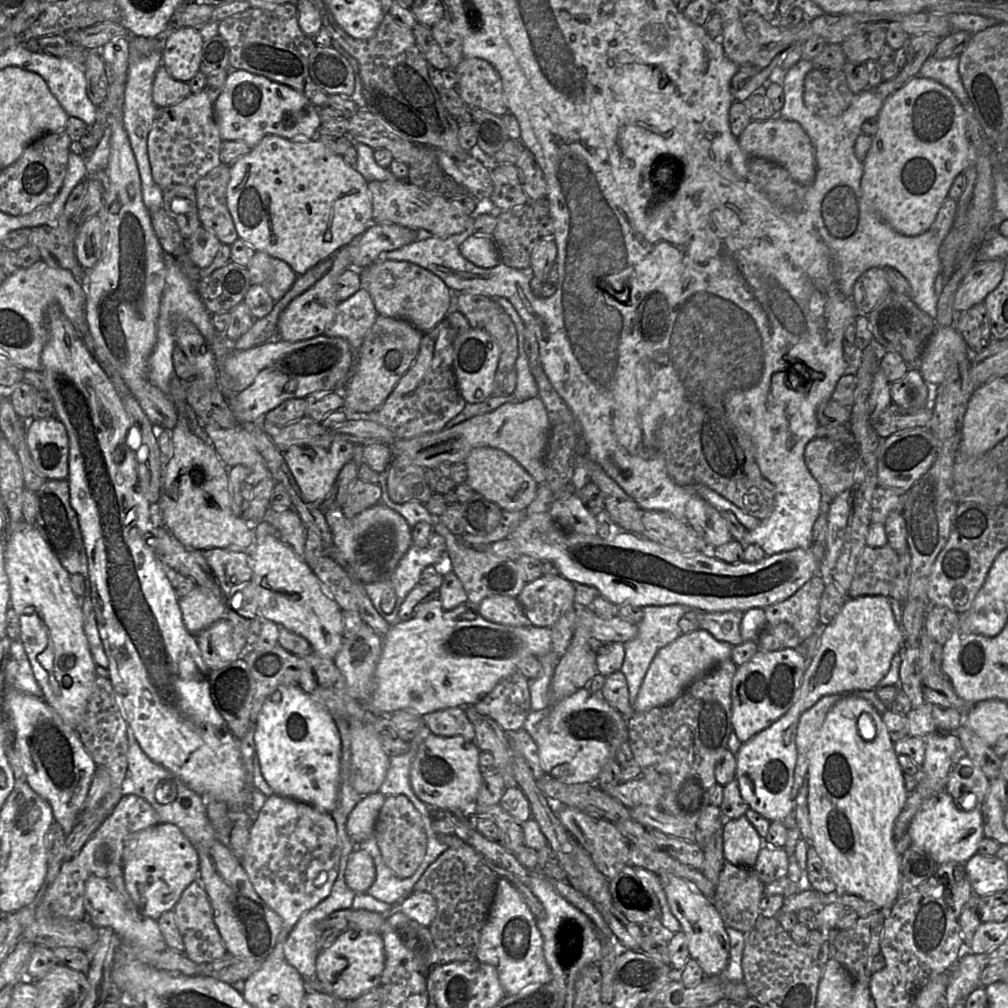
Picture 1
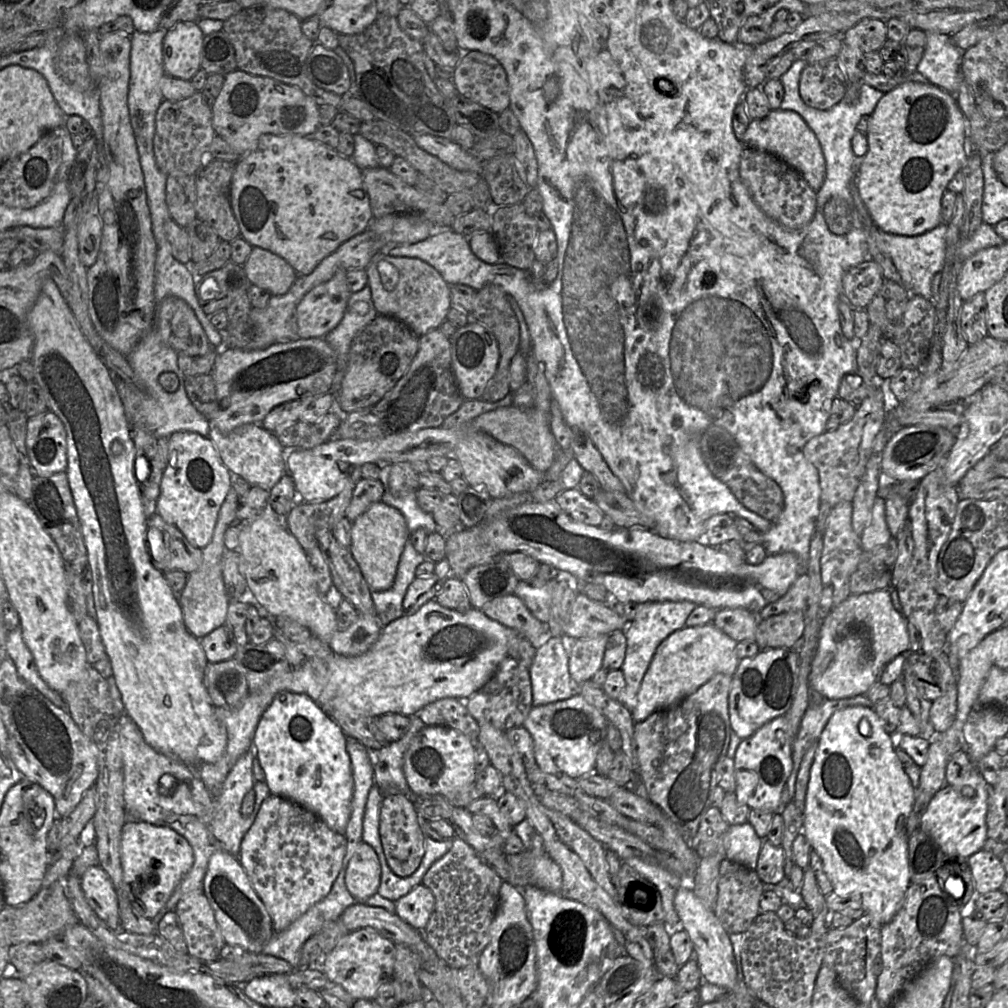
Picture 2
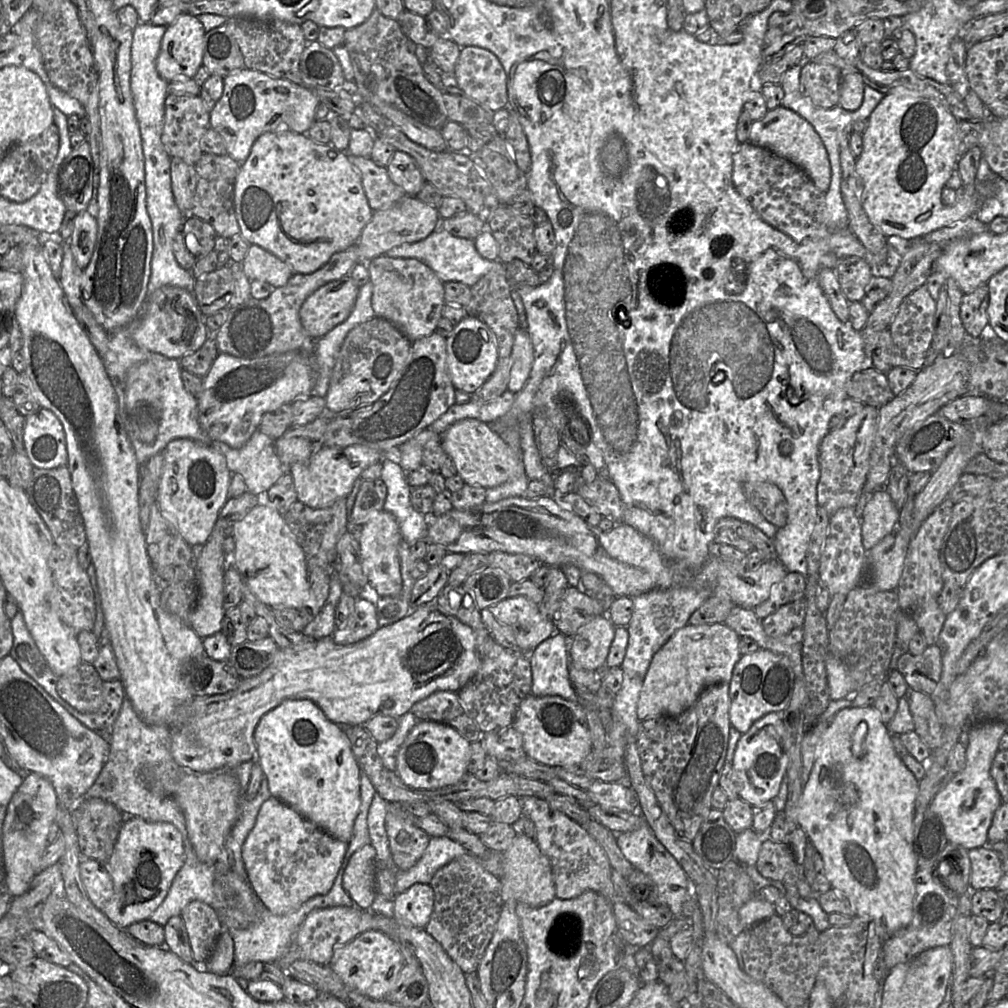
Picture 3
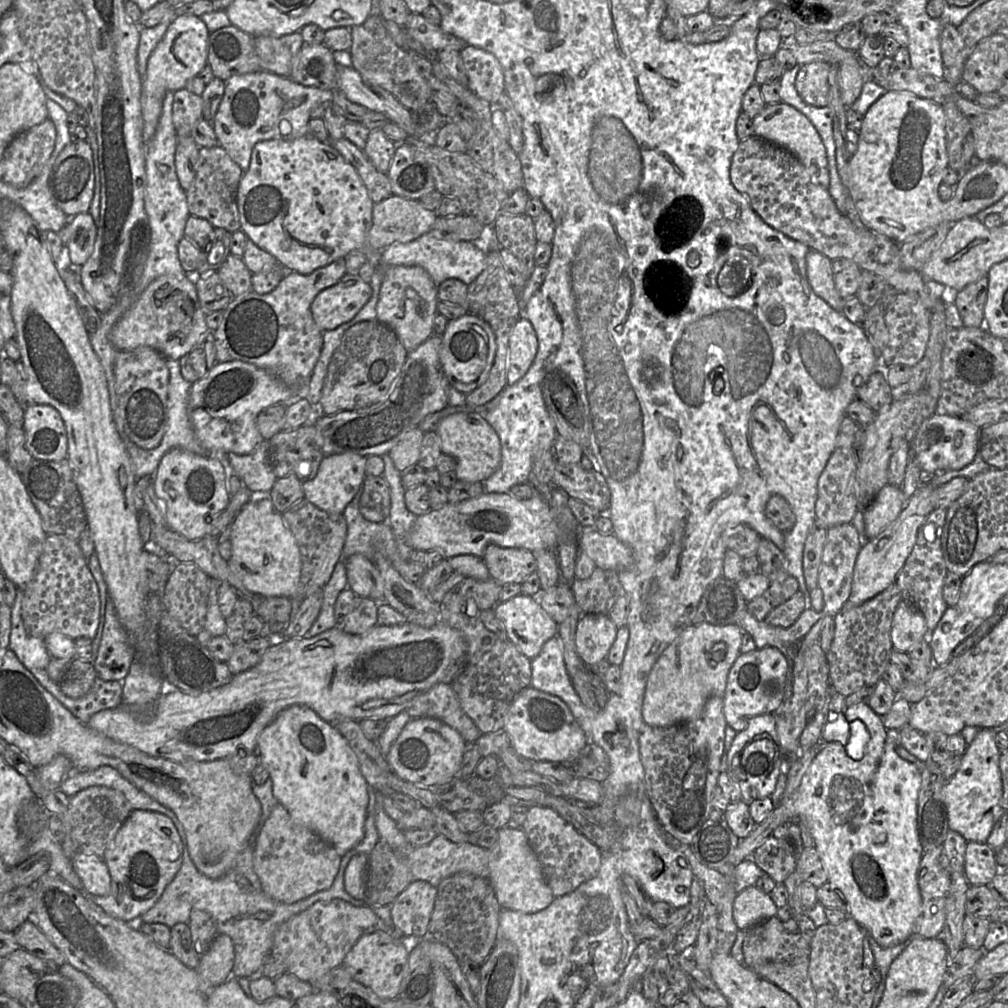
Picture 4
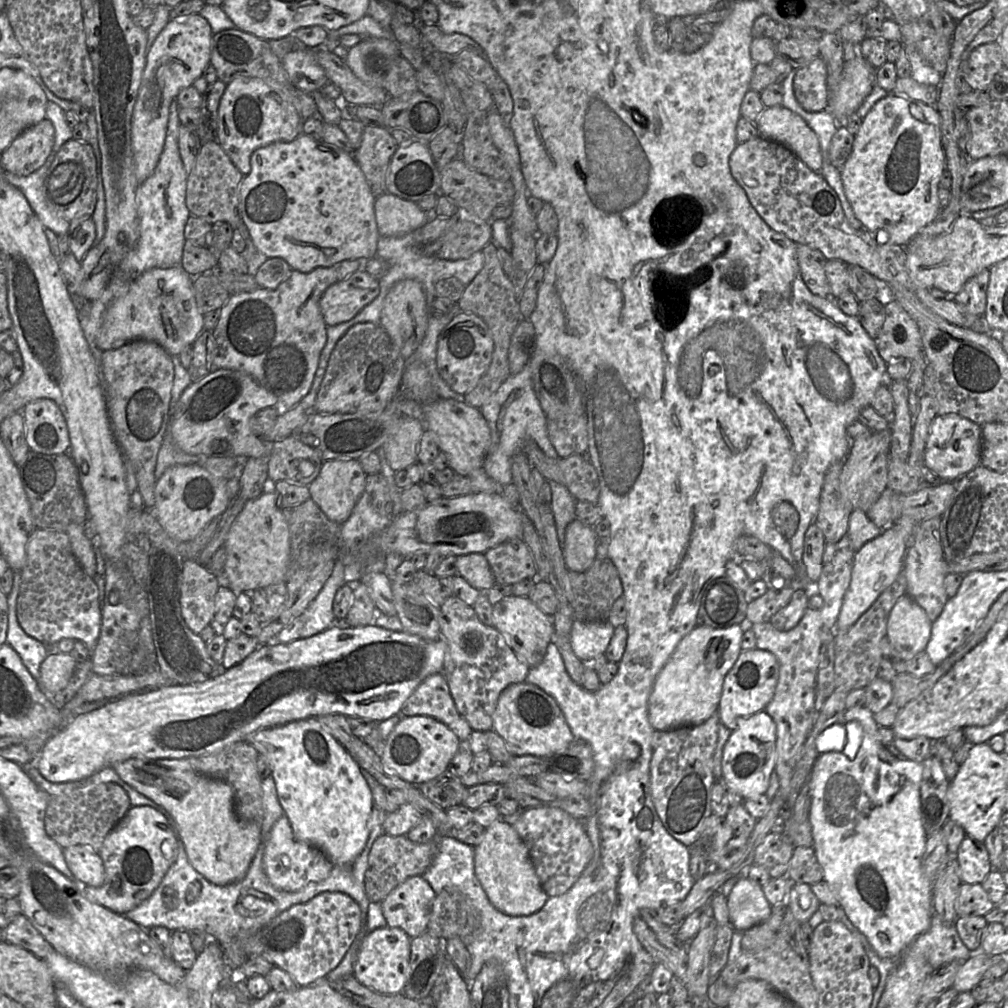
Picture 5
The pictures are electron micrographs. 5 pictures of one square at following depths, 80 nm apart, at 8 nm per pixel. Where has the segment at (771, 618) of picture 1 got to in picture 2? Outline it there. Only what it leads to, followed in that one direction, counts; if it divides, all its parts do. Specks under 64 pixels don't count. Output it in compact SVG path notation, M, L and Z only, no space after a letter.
M801 573L785 595L765 606L758 613L758 618L764 620L785 612L803 611L807 601L809 581L808 574Z

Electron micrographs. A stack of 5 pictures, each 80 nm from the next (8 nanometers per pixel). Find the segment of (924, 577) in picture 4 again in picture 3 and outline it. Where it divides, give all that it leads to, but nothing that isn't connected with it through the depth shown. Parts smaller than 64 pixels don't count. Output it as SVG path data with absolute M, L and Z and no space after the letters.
M946 498L918 528L910 542L896 589L901 611L915 620L928 646L937 645L946 619L939 605L939 596L944 586L940 549L949 527L954 505L955 503Z

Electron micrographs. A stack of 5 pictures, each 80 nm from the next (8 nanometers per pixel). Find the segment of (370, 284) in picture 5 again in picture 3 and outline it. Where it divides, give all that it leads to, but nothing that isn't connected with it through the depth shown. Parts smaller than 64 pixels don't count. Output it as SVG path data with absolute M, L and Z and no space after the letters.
M346 275L325 284L307 297L299 317L309 337L316 341L344 322L354 308L358 292L359 287Z

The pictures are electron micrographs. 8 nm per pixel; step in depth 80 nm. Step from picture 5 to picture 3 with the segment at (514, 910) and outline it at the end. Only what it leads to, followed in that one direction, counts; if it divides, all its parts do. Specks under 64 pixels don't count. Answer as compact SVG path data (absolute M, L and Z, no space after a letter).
M526 834L516 835L509 848L502 853L500 882L503 902L515 900L518 903L539 908L556 898L550 861L537 843Z

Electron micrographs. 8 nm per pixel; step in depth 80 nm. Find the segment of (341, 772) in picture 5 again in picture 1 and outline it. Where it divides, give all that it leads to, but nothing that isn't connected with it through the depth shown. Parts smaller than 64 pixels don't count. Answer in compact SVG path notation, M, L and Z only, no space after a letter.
M296 685L278 687L265 700L255 724L255 752L274 794L330 813L340 786L341 739L330 713Z

